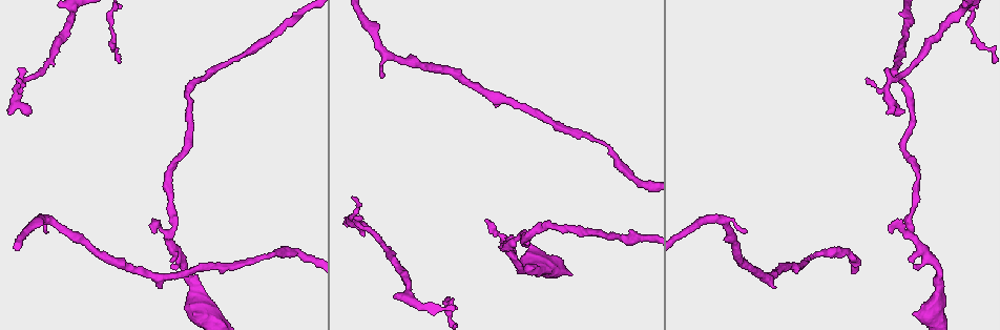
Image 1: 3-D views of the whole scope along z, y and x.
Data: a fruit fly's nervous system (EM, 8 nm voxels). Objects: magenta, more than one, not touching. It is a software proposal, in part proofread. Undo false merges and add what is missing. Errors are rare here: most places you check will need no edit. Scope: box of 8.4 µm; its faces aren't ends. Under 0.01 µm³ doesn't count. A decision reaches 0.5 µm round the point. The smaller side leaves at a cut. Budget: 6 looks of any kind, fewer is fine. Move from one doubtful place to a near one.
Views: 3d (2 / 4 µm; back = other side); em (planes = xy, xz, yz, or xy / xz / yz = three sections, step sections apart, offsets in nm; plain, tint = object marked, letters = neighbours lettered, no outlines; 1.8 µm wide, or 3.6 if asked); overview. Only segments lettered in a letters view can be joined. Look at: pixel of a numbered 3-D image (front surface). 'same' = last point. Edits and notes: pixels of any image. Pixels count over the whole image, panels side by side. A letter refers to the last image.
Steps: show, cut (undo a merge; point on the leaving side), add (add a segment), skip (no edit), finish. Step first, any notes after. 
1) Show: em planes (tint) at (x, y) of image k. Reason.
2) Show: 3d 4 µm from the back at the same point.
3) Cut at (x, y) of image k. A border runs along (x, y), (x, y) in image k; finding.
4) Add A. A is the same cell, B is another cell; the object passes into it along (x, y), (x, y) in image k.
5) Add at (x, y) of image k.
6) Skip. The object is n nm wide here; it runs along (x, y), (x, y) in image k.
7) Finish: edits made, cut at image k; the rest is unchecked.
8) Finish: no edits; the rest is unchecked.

Show: em planes (letters) at (28, 110) of image 1. Free end.

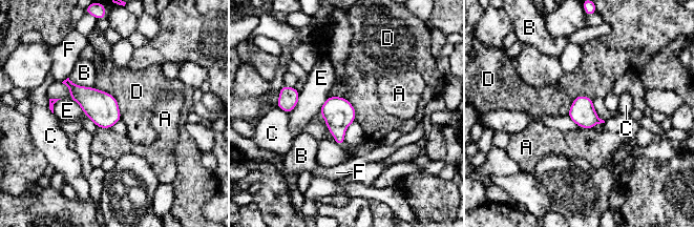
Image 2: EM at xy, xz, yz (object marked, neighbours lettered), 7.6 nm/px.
Skip. The object is 190 nm wide here; A, B, C, D, E and F are other cells; a border runs along (92, 87), (116, 99), (122, 119) in image 2; none of them fits.

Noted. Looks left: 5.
Show: 3d 2 µm at (155, 230) of image 1. Tapers out.

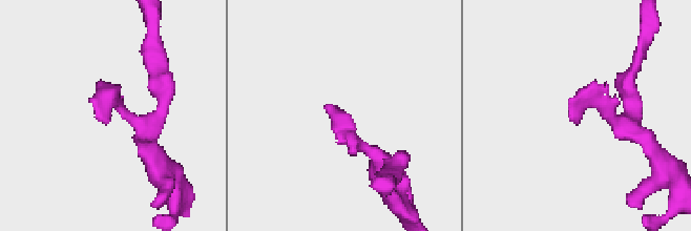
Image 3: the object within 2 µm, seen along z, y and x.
Show: em planes (plain) at (341, 109) of image 3. Need the tissue.

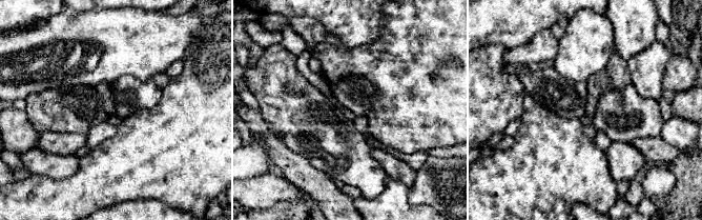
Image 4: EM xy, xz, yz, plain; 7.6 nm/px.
Show: em planes (letters) at the same point. What lies round it.

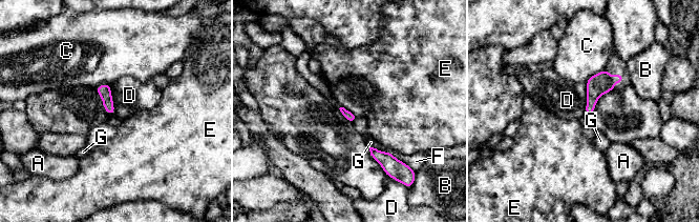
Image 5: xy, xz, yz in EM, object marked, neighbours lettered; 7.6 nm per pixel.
Skip. A, B, C, D, E, F and G are other cells; a border runs along (586, 83), (586, 110), (584, 115) in image 5; no lettered segment goes on from it.

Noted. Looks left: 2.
Show: em planes (letters) at (747, 231) of image 1. An open end.

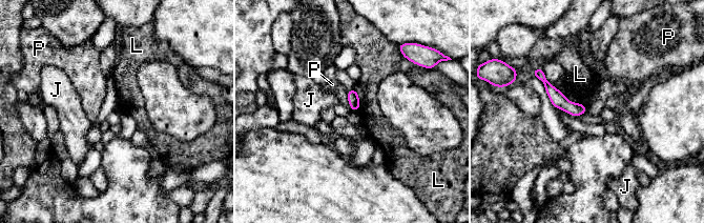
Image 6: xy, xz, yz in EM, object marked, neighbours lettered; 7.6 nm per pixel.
Skip. The object is 90 nm wide here; J, L and P are other cells; it runs along (539, 72), (567, 106), (584, 109) in image 6; no lettered segment goes on from it.

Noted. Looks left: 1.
Finish: no edits; the rest is unchecked.

